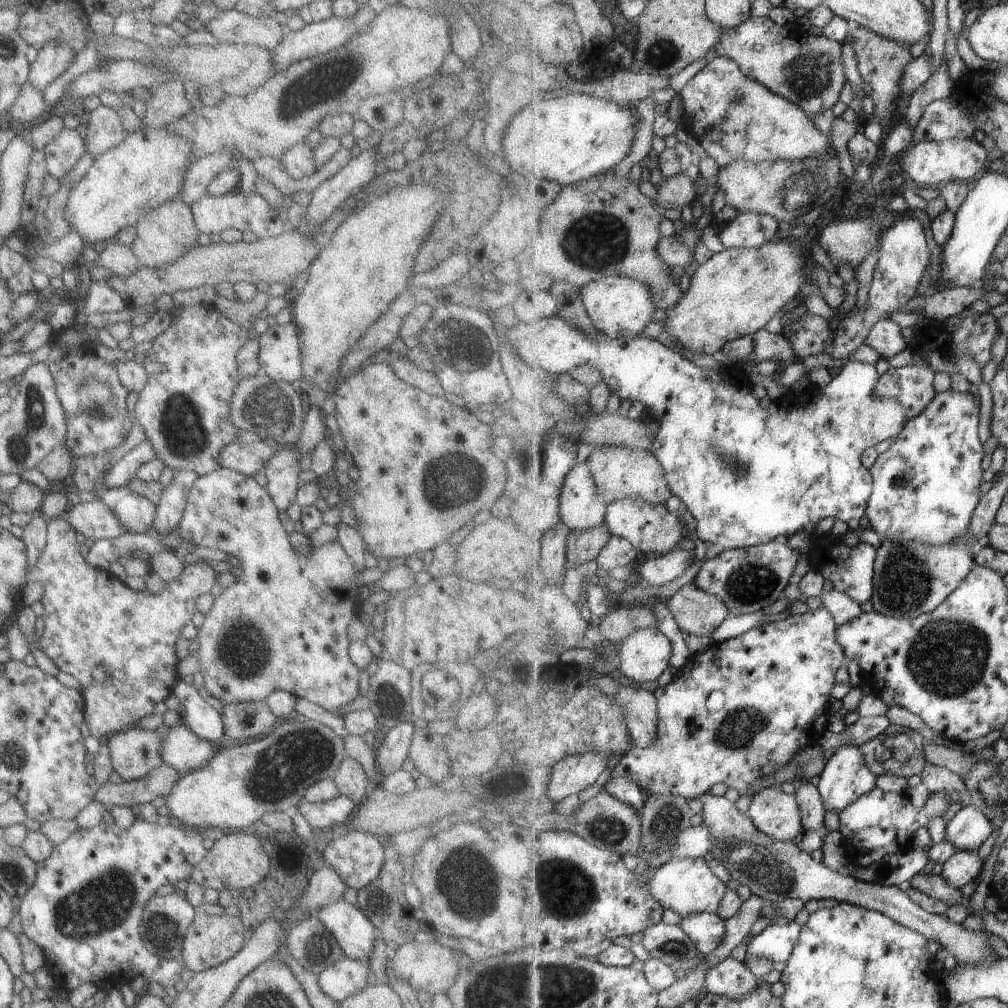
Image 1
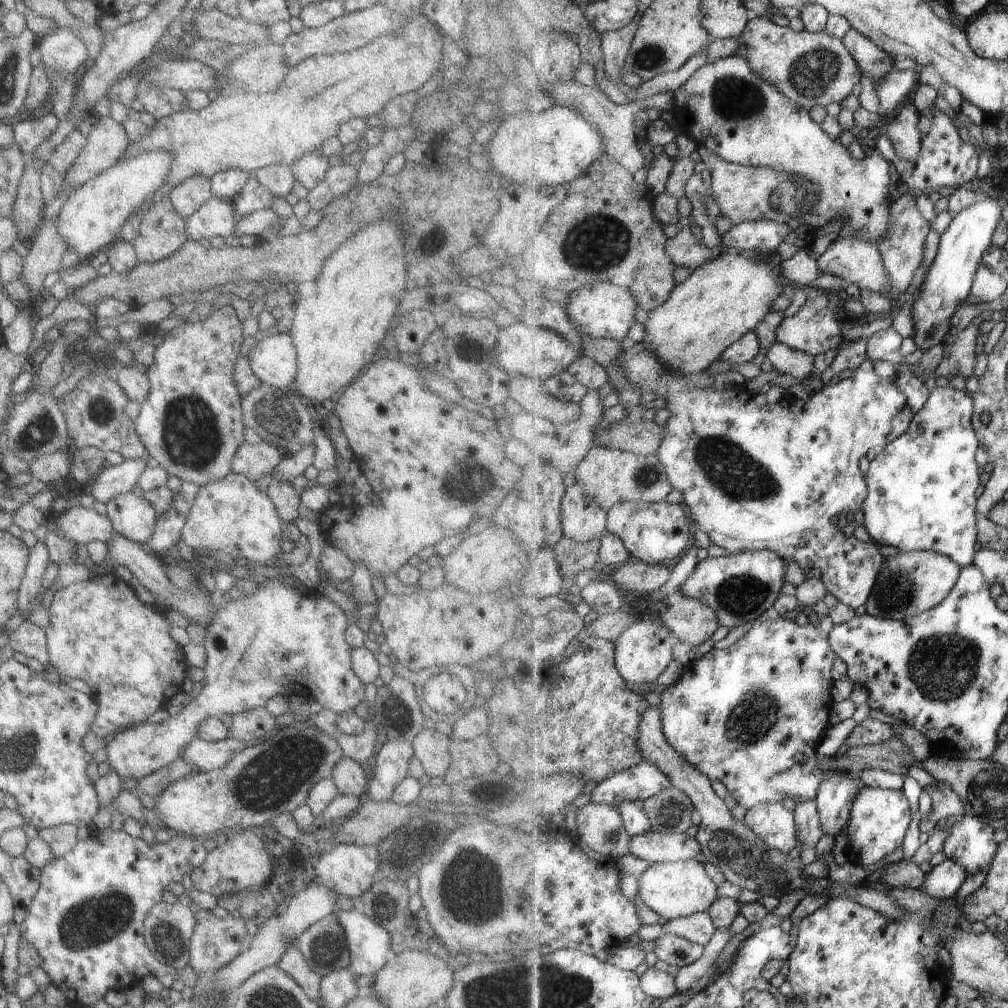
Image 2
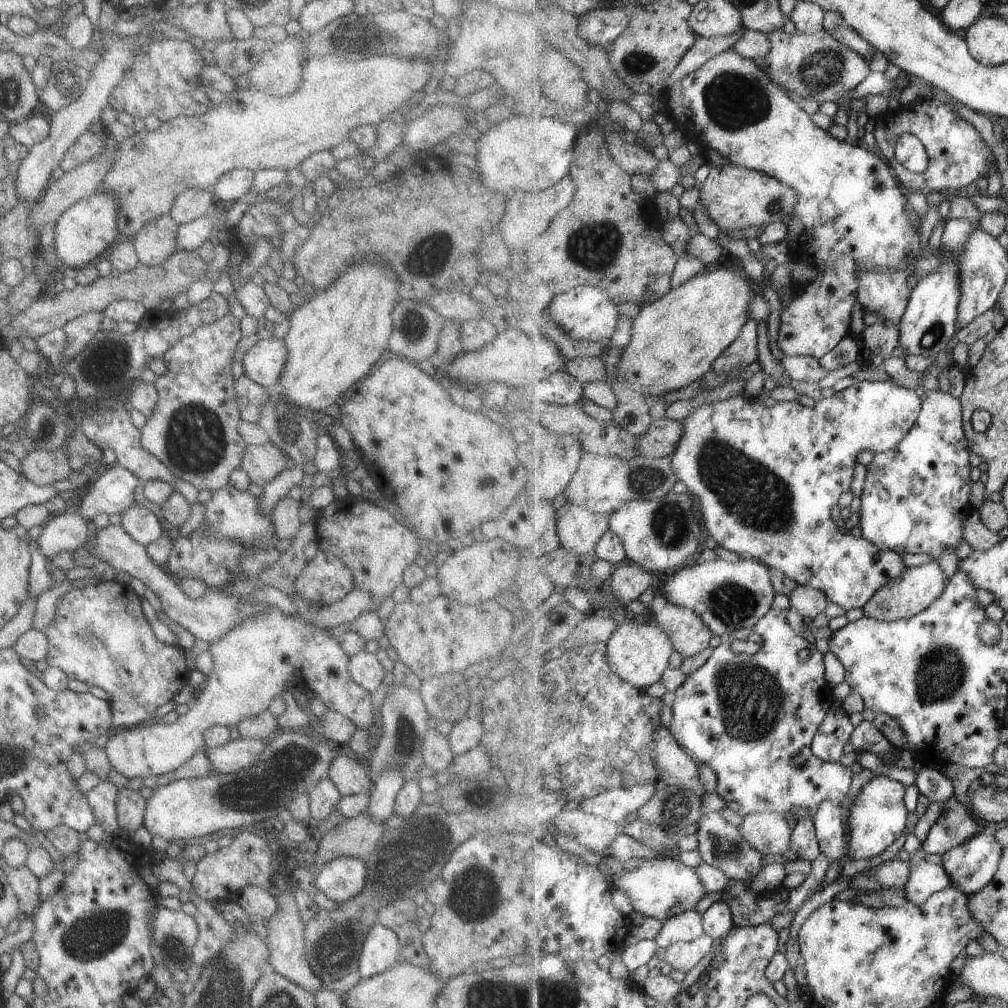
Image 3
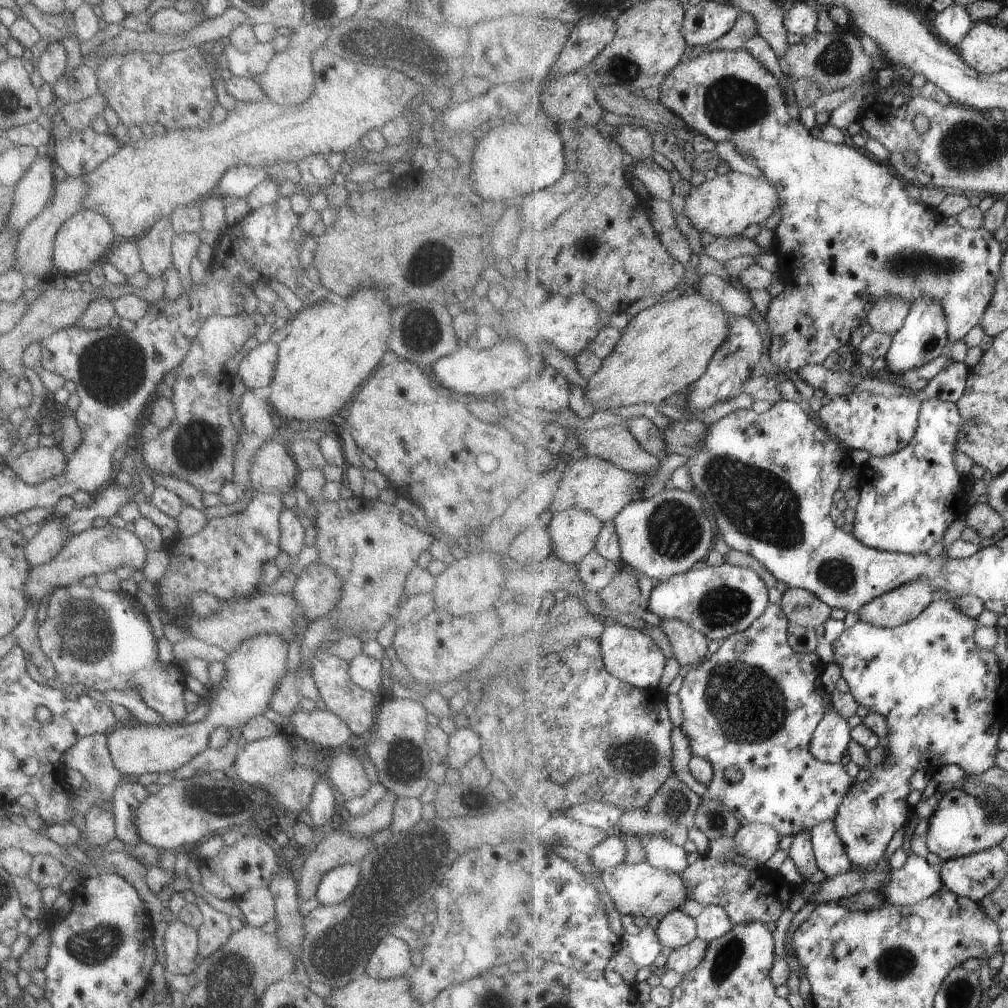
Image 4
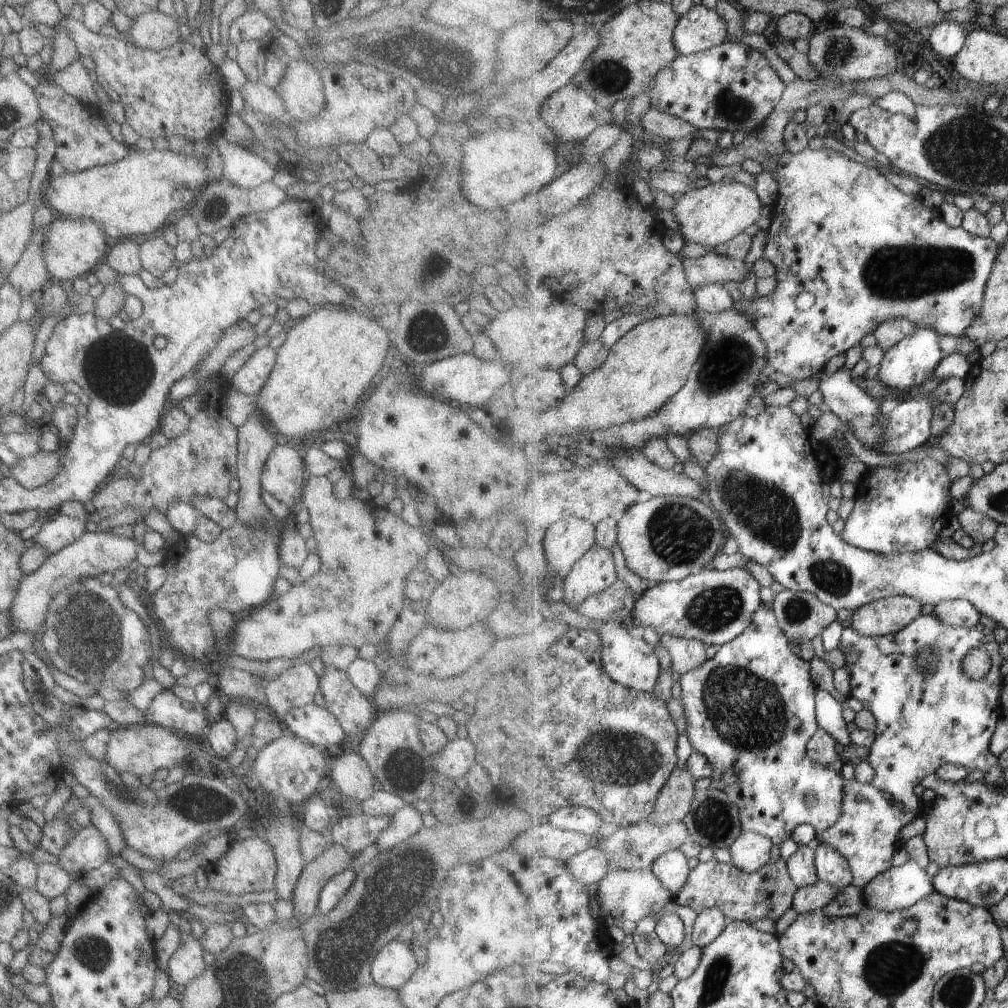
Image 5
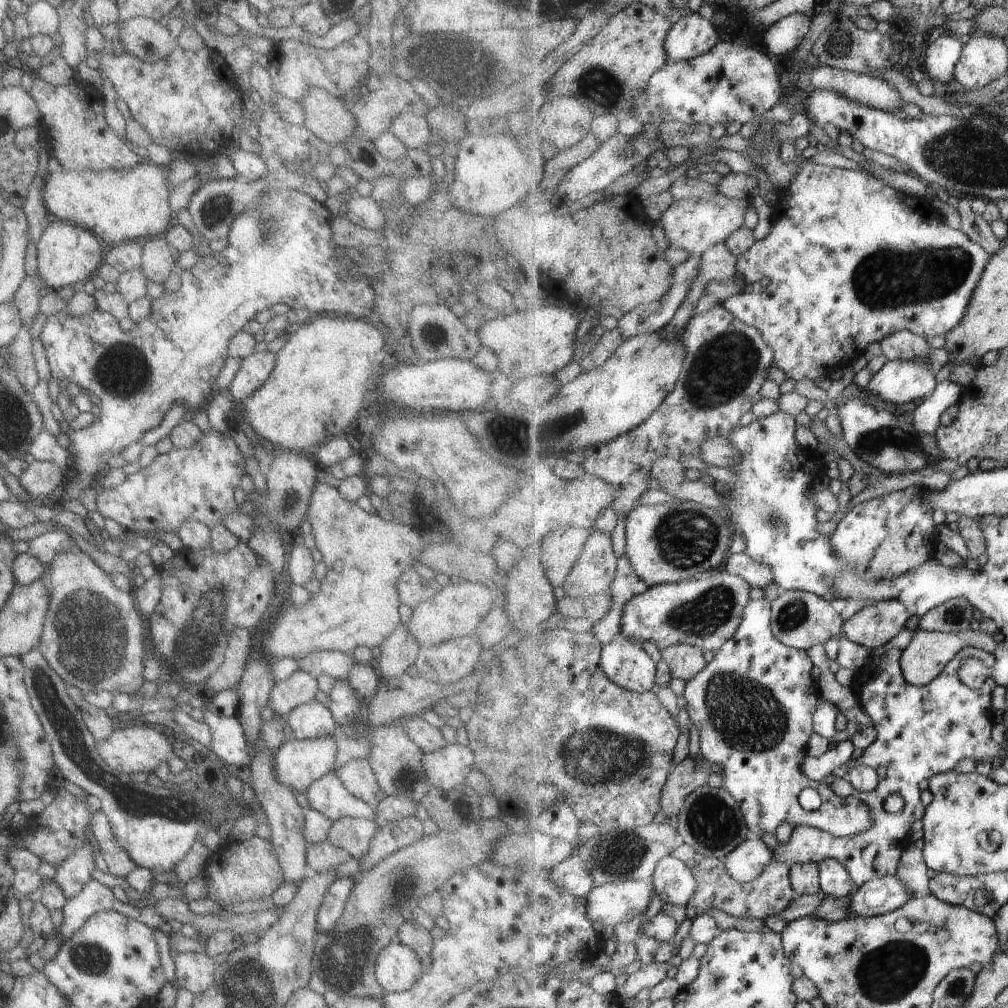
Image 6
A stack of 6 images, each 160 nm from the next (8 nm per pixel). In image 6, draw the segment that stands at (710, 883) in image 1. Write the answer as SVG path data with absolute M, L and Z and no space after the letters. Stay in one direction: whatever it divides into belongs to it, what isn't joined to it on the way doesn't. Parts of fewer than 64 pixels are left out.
M643 879L595 887L586 898L588 917L601 930L630 922L637 914L645 914L652 894L653 882Z

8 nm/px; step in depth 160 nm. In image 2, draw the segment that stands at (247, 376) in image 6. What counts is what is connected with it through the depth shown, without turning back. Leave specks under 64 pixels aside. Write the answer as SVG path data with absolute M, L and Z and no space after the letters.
M288 333L266 335L246 351L249 367L260 383L291 388L296 374L296 353Z

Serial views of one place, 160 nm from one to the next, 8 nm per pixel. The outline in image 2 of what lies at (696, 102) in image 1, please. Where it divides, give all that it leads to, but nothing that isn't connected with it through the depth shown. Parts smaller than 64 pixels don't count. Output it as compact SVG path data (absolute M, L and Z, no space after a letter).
M729 56L699 68L681 88L674 91L674 106L683 108L689 102L705 102L699 112L711 114L717 112L721 116L721 140L707 144L708 151L717 152L720 158L730 163L740 163L748 166L767 166L774 170L801 174L821 186L819 202L804 219L804 224L812 228L821 229L833 220L843 220L844 225L836 238L855 236L861 240L878 242L889 232L891 226L891 192L889 186L896 178L891 172L893 165L881 155L873 153L864 158L855 158L849 148L846 148L838 139L833 140L812 117L805 107L781 94L777 87L772 86L761 76L751 70L750 63L743 56Z

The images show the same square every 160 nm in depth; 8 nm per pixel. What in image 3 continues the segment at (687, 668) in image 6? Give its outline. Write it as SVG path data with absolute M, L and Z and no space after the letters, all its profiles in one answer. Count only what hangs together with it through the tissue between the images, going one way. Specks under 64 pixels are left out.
M668 601L655 616L655 622L671 636L675 651L683 658L695 656L709 648L709 642L714 636L699 612Z

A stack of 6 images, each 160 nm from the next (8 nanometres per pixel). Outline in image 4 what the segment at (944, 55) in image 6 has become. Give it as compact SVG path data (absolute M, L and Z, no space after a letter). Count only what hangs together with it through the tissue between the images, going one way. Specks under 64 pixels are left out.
M963 4L949 6L944 12L937 14L933 22L939 38L943 38L943 42L955 48L961 45L961 42L976 25L967 7Z

